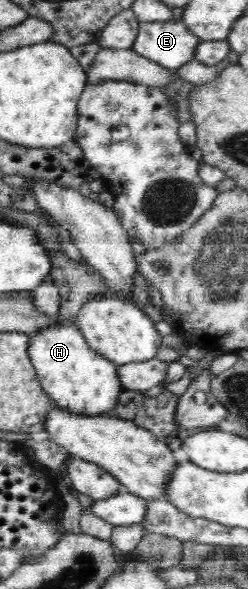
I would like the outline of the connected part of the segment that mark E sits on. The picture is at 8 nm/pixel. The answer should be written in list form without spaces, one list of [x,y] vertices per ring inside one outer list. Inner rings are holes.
[[[181,20],[140,22],[132,50],[167,69],[177,69],[195,57],[201,39]]]

